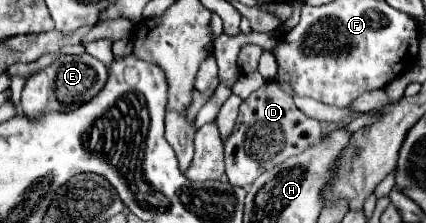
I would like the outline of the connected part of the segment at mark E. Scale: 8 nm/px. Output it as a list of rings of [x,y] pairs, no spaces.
[[[83,54],[83,56],[61,56],[49,68],[33,74],[27,78],[21,108],[29,120],[37,120],[43,112],[73,112],[91,98],[95,98],[107,84],[107,68],[97,58]]]

